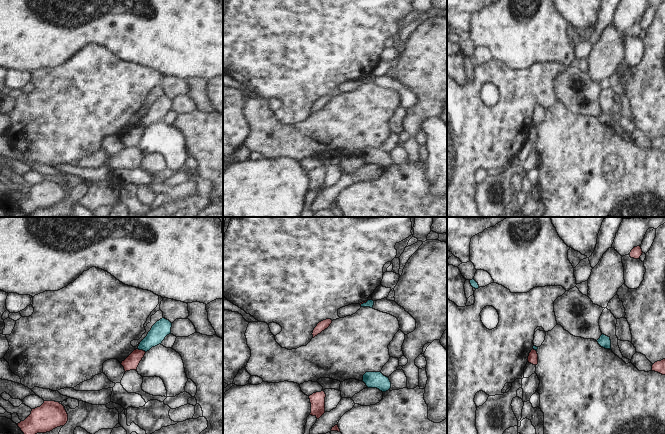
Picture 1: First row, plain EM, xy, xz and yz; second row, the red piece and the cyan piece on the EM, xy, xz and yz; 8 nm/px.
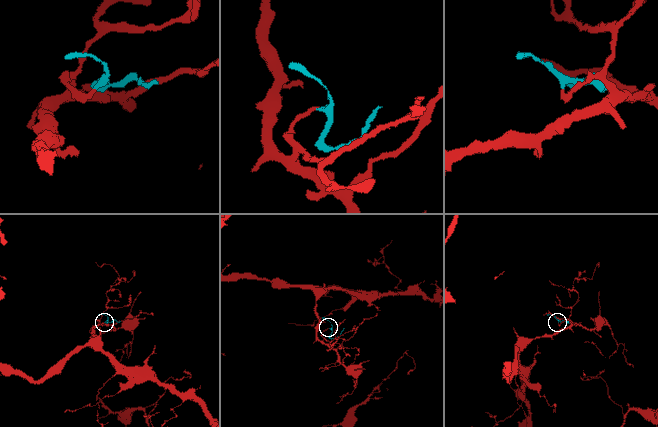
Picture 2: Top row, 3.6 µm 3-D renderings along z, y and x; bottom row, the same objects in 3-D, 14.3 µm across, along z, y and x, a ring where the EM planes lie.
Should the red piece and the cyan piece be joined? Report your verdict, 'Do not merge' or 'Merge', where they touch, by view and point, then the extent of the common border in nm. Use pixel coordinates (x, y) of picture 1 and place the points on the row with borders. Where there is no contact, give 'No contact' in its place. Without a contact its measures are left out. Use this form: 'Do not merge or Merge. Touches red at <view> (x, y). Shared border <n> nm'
Do not merge. Touches red at xy (141, 350). Shared border 80 nm

